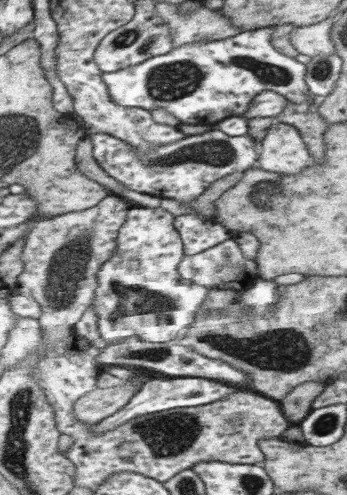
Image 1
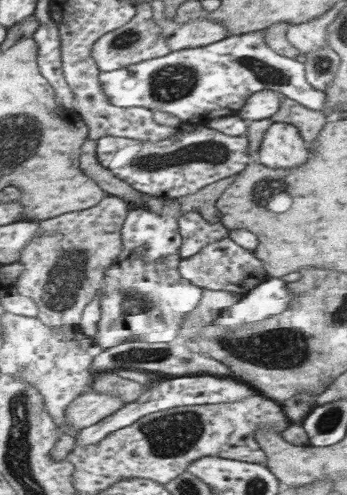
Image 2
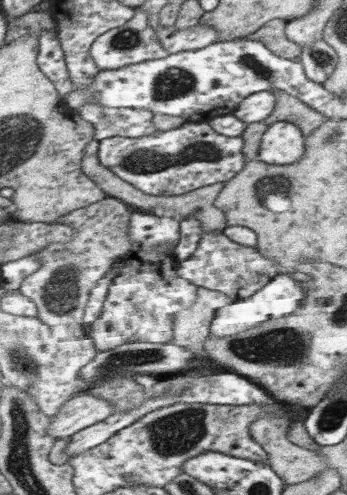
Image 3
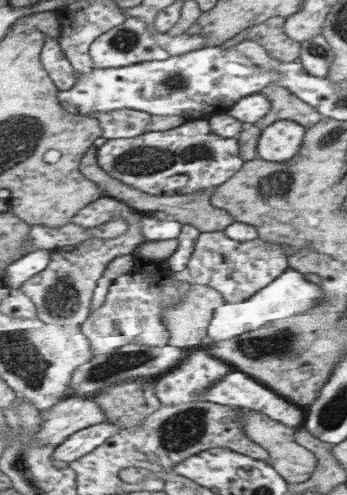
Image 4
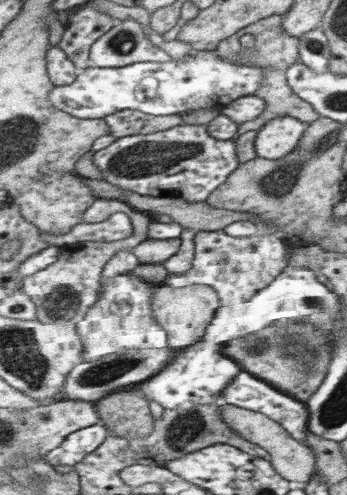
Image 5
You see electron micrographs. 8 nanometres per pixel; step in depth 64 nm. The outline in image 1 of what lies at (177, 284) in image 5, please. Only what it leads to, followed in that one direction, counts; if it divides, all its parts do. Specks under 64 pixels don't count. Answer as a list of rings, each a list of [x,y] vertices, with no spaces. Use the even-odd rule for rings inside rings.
[[[229,236],[227,242],[215,246],[215,248],[209,248],[201,254],[195,254],[195,256],[189,256],[185,254],[181,266],[179,266],[179,272],[183,278],[187,280],[193,280],[197,284],[203,284],[203,286],[209,286],[213,290],[219,290],[219,288],[227,288],[227,290],[245,290],[249,284],[253,284],[253,280],[257,280],[257,270],[255,270],[255,262],[253,260],[247,260],[243,254],[241,254],[241,248],[239,244],[233,240],[233,236]]]

